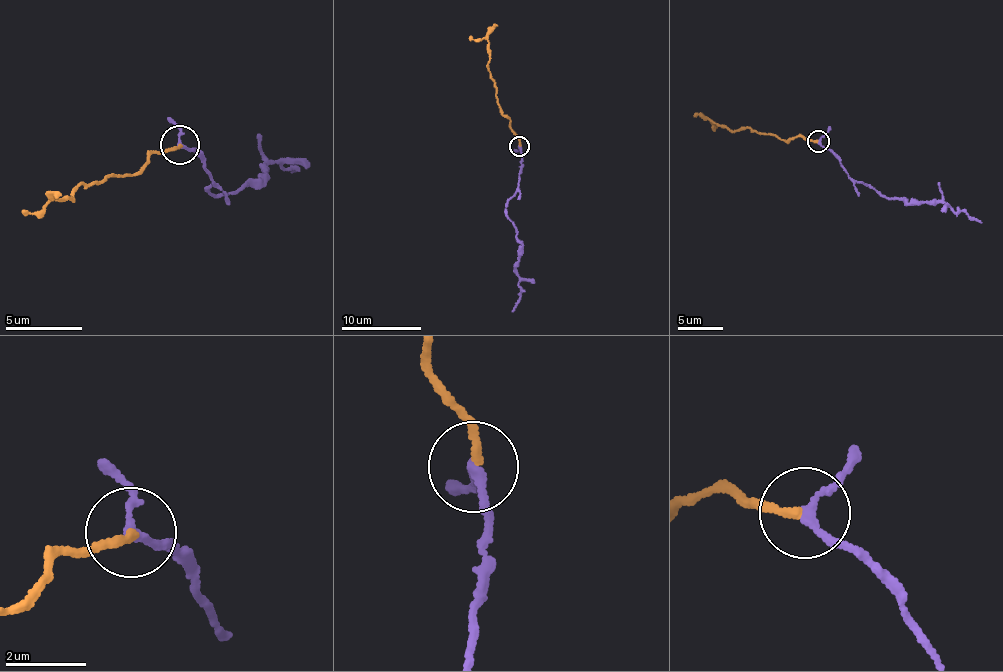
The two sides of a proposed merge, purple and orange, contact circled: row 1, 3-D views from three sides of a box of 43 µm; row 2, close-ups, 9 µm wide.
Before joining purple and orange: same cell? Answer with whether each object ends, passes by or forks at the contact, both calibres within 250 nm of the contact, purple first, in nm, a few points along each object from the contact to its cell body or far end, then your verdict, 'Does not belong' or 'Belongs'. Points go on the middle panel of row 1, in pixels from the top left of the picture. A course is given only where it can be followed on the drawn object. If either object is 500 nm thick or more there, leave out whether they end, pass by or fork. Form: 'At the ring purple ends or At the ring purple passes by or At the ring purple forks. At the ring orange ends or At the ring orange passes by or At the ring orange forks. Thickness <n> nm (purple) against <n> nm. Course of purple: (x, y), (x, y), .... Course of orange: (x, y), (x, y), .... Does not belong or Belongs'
At the ring purple passes by. At the ring orange ends. Thickness 190 nm (purple) against 200 nm. Course of purple: (518, 146), (521, 159), (517, 189), (507, 202), (507, 215), (522, 245), (517, 276), (521, 286), (512, 311). Course of orange: (518, 146), (518, 136), (511, 128), (510, 117), (500, 106), (489, 71), (487, 41), (468, 38). Belongs

